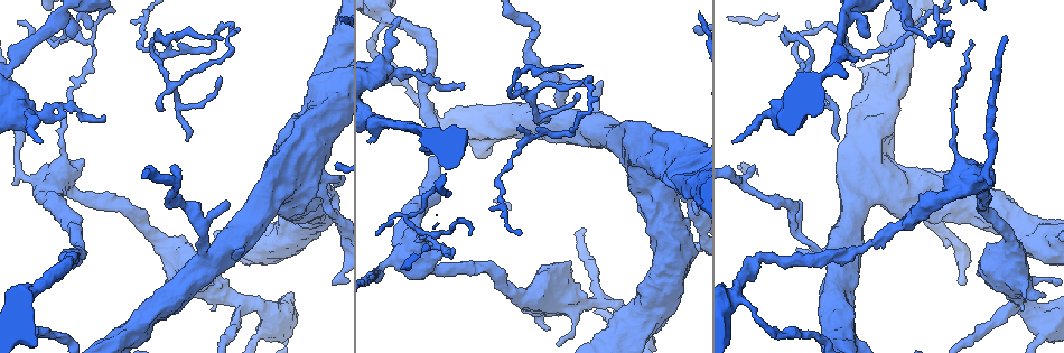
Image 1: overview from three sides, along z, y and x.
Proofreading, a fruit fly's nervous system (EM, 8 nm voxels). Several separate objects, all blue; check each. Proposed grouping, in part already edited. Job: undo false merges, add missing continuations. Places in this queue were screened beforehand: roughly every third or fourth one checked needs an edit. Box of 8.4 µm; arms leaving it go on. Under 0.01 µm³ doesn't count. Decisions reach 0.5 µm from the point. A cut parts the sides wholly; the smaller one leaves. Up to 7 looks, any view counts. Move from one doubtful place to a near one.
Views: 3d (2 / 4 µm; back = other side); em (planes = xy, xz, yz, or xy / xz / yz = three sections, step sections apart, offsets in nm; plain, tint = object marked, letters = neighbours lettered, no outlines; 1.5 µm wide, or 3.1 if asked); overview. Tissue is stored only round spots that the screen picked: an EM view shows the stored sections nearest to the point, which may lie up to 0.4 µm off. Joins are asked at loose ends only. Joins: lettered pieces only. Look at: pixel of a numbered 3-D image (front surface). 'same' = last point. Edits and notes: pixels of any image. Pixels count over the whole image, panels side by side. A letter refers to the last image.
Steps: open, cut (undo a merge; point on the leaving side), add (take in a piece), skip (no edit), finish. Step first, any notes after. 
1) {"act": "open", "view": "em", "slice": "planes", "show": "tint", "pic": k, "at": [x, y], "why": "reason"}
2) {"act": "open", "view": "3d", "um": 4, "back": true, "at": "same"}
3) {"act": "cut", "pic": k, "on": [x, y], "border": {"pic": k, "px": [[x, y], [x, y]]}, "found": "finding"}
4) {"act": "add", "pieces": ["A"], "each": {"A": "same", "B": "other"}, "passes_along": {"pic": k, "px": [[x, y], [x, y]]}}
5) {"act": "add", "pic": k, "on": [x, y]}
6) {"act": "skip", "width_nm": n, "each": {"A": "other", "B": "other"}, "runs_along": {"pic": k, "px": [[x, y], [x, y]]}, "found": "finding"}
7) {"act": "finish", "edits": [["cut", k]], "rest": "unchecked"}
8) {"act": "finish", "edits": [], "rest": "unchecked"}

{"act": "open", "view": "em", "slice": "xz", "step": 8, "show": "letters", "pic": 1, "at": [792, 48], "why": "abrupt turn"}

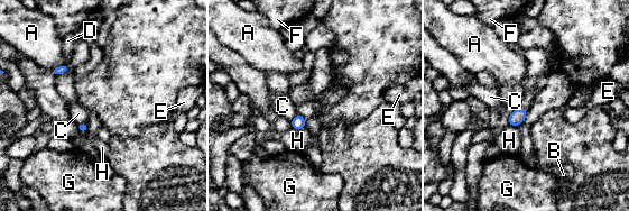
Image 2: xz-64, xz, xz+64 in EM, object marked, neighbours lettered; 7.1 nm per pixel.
{"act": "skip", "longest_contact_nm": ["A", 140], "each": {"A": "other", "B": "other", "C": "other", "D": "other", "E": "other", "F": "other", "G": "other", "H": "other"}, "border": {"pic": 2, "px": [[68, 64], [55, 66], [51, 70]]}, "found": "one neuron here"}

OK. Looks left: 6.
{"act": "open", "view": "em", "slice": "xy", "step": 4, "show": "letters", "pic": 1, "at": [386, 17], "why": "three-way junction"}

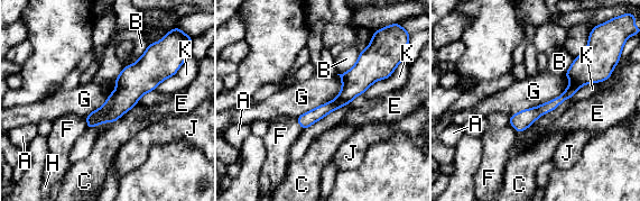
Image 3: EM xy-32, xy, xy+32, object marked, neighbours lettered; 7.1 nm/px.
{"act": "open", "view": "em", "slice": "yz", "step": 8, "show": "letters", "at": "same", "why": "cut it another way"}

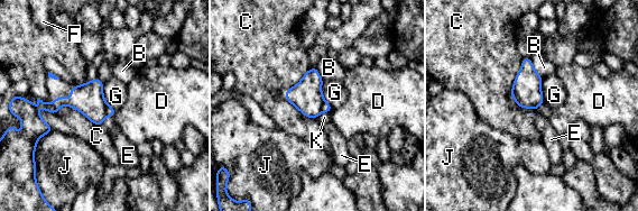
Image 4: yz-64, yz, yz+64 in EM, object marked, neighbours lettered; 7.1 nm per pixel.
{"act": "cut", "pic": 4, "on": [306, 95], "width_nm": 220, "each": {"B": "other", "C": "other", "D": "other", "E": "other", "F": "other", "G": "other", "J": "other", "K": "other"}, "found": "two neurons meet here"}

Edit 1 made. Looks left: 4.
{"act": "finish", "edits": [["cut", 4]], "rest": "unchecked"}

